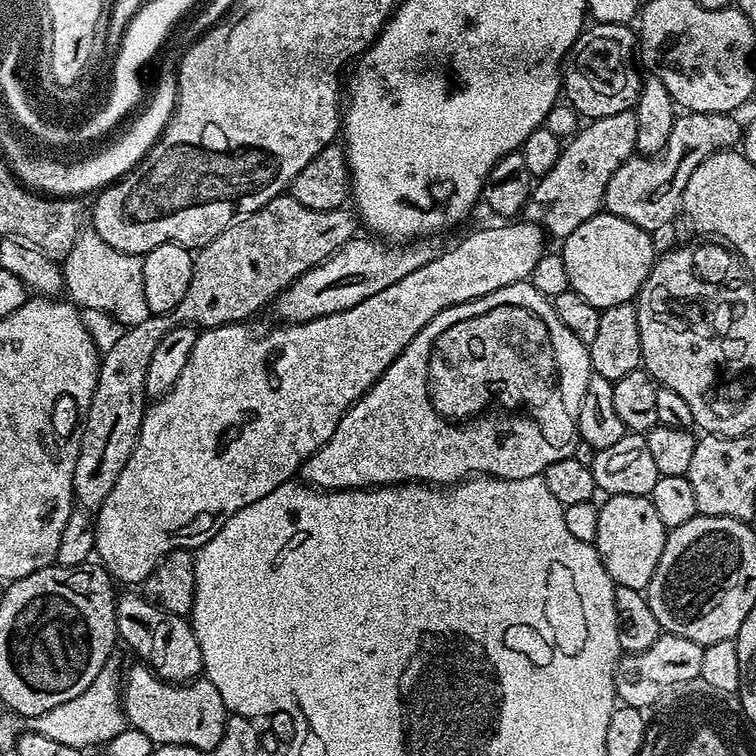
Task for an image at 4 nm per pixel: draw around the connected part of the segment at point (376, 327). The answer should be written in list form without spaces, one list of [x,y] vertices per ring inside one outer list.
[[[500,222],[497,228],[480,228],[477,232],[462,237],[453,248],[445,247],[438,258],[426,262],[426,266],[418,266],[418,270],[414,270],[414,274],[408,274],[392,286],[387,286],[378,294],[371,295],[370,298],[366,298],[365,301],[359,302],[356,306],[341,313],[314,318],[310,322],[302,322],[301,324],[284,324],[279,326],[280,328],[270,329],[269,332],[255,332],[254,329],[248,328],[252,326],[244,322],[203,329],[197,335],[194,350],[190,354],[190,359],[186,362],[186,367],[182,370],[182,375],[178,378],[176,385],[167,394],[153,399],[145,407],[138,442],[134,446],[122,474],[118,474],[118,482],[114,482],[114,490],[110,490],[110,494],[106,494],[106,502],[102,502],[100,511],[95,513],[95,559],[107,570],[113,581],[120,583],[121,580],[122,583],[128,584],[124,586],[140,586],[143,585],[144,579],[152,573],[154,566],[158,566],[158,562],[166,554],[179,548],[195,550],[206,542],[210,542],[210,538],[214,538],[214,534],[218,534],[218,530],[222,530],[222,526],[235,512],[250,506],[250,502],[258,502],[258,498],[266,498],[266,494],[270,494],[270,490],[289,483],[299,473],[301,464],[305,464],[318,449],[326,446],[326,442],[330,442],[330,434],[334,434],[334,430],[338,430],[338,422],[346,414],[346,410],[350,410],[353,402],[361,400],[371,390],[372,384],[378,382],[378,378],[382,378],[382,374],[394,362],[394,358],[398,358],[402,354],[402,350],[406,350],[406,346],[410,346],[410,342],[414,342],[416,335],[435,316],[442,314],[442,310],[477,300],[486,294],[494,294],[494,290],[498,290],[502,286],[525,283],[531,277],[534,266],[538,266],[538,258],[542,258],[545,254],[544,240],[546,241],[546,233],[539,224]]]

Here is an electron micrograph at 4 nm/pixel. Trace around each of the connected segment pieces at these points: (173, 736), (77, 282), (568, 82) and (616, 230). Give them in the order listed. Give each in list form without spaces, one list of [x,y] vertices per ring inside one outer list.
[[[136,662],[122,680],[124,719],[133,729],[146,734],[153,745],[177,744],[210,754],[222,742],[230,715],[226,702],[214,682],[207,678],[189,680],[187,684],[171,684],[159,680],[147,666]]]
[[[84,230],[74,242],[70,254],[64,257],[62,267],[64,292],[77,308],[106,310],[106,314],[130,328],[138,326],[138,322],[146,322],[150,313],[146,306],[144,262],[141,257],[114,250],[110,242],[102,242],[95,230]]]
[[[589,23],[564,58],[563,99],[573,111],[588,120],[635,109],[642,83],[637,56],[638,36],[629,25]]]
[[[601,210],[594,218],[586,218],[574,234],[563,237],[564,248],[559,249],[560,257],[566,262],[569,289],[582,294],[590,306],[601,310],[635,301],[658,259],[652,240],[653,233],[609,212]]]

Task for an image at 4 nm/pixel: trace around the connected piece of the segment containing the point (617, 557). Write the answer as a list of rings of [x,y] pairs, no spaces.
[[[622,494],[608,496],[605,504],[599,505],[596,552],[602,558],[602,566],[617,586],[630,586],[630,590],[647,589],[650,578],[662,558],[668,532],[662,518],[654,511],[651,499],[646,496]]]

